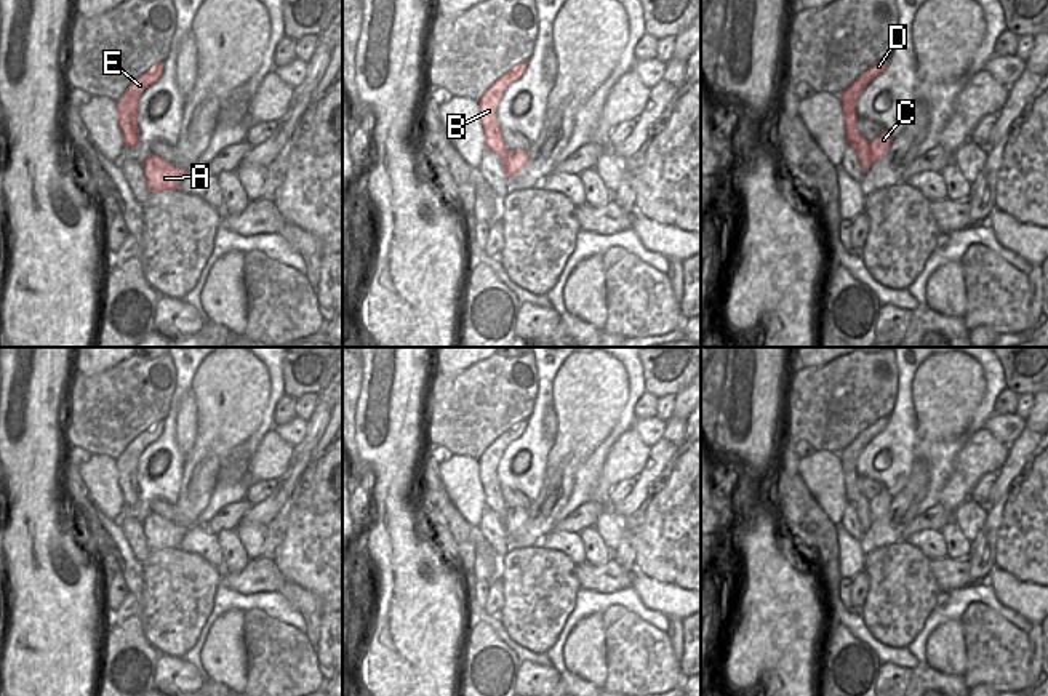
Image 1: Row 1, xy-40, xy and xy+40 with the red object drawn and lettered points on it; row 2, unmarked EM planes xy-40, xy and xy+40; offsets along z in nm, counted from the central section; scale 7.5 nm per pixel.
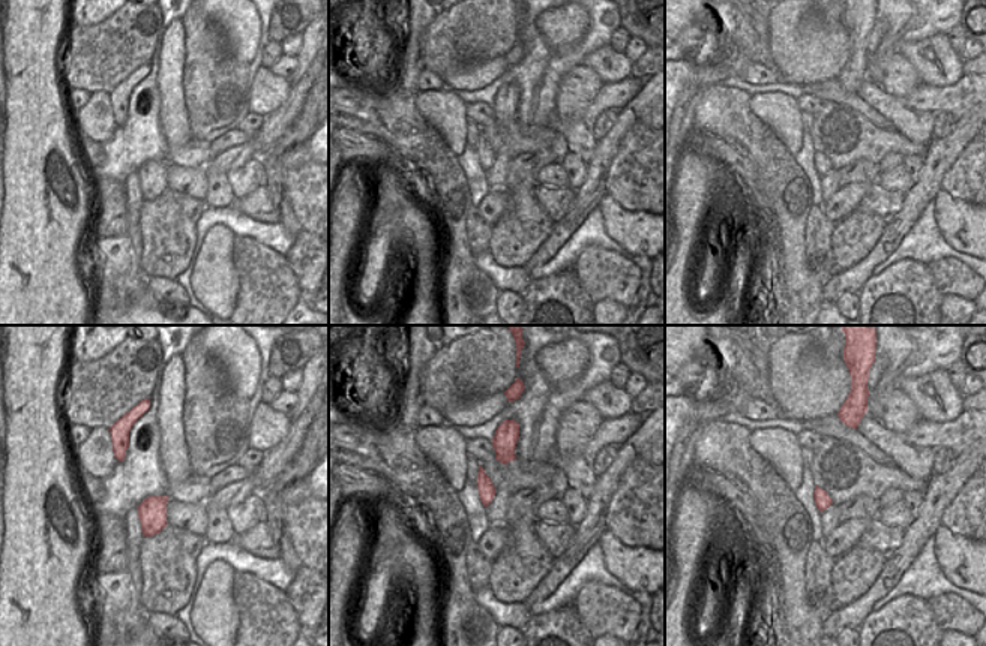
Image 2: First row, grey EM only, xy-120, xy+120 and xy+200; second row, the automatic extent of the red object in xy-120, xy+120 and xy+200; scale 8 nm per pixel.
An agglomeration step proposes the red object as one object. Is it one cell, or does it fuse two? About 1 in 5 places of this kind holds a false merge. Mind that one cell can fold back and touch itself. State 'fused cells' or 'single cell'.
fused cells

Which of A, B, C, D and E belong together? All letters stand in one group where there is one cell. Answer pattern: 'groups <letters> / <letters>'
groups A C / B D E

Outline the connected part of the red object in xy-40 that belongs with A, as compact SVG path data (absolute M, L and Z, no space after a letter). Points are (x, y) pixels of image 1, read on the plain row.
M149 512L142 520L142 526L149 550L176 549L187 533L186 528L174 525L155 512Z

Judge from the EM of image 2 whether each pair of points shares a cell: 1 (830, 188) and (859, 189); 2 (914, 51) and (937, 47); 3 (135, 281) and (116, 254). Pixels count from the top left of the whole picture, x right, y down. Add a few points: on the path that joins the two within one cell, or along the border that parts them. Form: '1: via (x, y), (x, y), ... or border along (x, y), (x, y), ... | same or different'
1: border along (839, 188), (824, 203) | different
2: via (920, 51), (931, 51) | same
3: via (129, 275), (116, 260) | same

